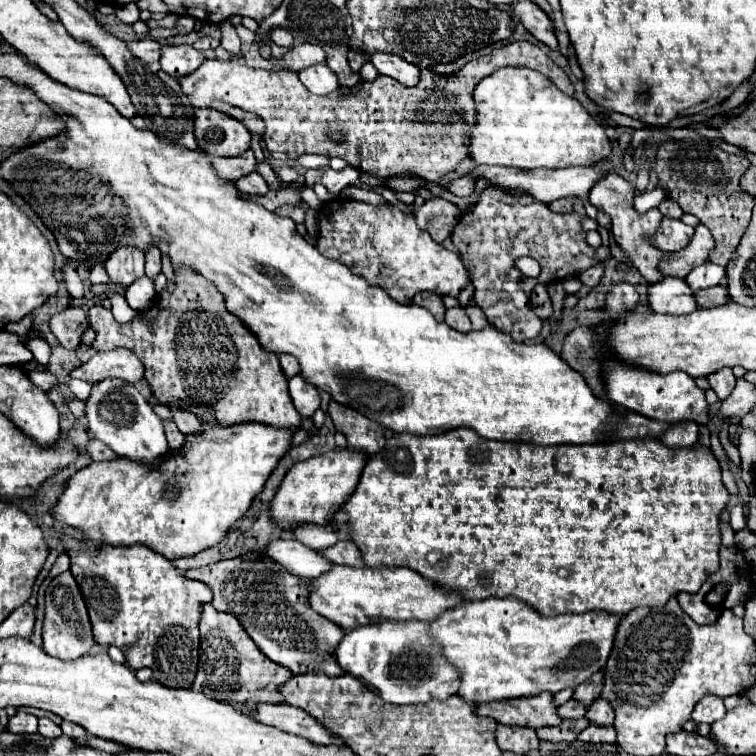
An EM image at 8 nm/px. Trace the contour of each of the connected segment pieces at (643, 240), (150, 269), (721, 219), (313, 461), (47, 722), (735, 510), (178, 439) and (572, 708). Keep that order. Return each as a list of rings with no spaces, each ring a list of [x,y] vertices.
[[[608,174],[606,178],[600,178],[600,182],[596,186],[592,186],[590,194],[588,194],[588,202],[592,206],[596,206],[600,212],[608,214],[612,218],[612,236],[618,242],[618,246],[630,256],[630,262],[638,268],[638,272],[644,276],[644,280],[648,284],[654,284],[658,280],[664,278],[662,270],[658,270],[658,264],[662,262],[662,258],[668,258],[672,252],[662,252],[654,246],[654,234],[658,232],[658,226],[662,222],[662,212],[658,208],[652,208],[644,214],[636,212],[634,208],[634,190],[632,186],[618,174]]]
[[[148,246],[146,250],[146,276],[154,278],[160,272],[160,250],[158,246]]]
[[[704,138],[698,140],[670,140],[658,148],[656,154],[656,172],[658,184],[668,190],[668,198],[680,204],[680,208],[688,214],[694,214],[714,236],[716,248],[710,254],[710,262],[726,266],[746,232],[746,226],[752,218],[754,198],[738,188],[742,172],[750,166],[744,156],[726,154],[720,148],[708,144]]]
[[[336,448],[326,454],[320,454],[318,458],[310,458],[310,462],[298,462],[298,466],[292,466],[282,480],[282,486],[278,488],[278,494],[272,502],[272,516],[274,520],[288,530],[294,524],[328,524],[334,520],[332,514],[336,514],[344,502],[350,498],[354,488],[360,482],[360,472],[366,464],[366,454],[350,448]]]
[[[40,718],[38,734],[46,736],[46,738],[58,738],[58,736],[62,736],[62,730],[60,730],[60,726],[54,724],[50,718]]]
[[[736,504],[730,508],[730,526],[738,532],[742,528],[746,528],[746,510],[742,504]]]
[[[164,420],[164,430],[166,430],[166,438],[168,438],[168,446],[170,450],[178,450],[184,444],[184,434],[174,426],[174,422]]]
[[[568,700],[566,704],[562,704],[560,708],[558,708],[558,714],[562,716],[562,718],[570,718],[570,720],[576,720],[576,718],[584,718],[586,716],[586,706],[582,706],[582,702],[578,702],[578,700]]]

